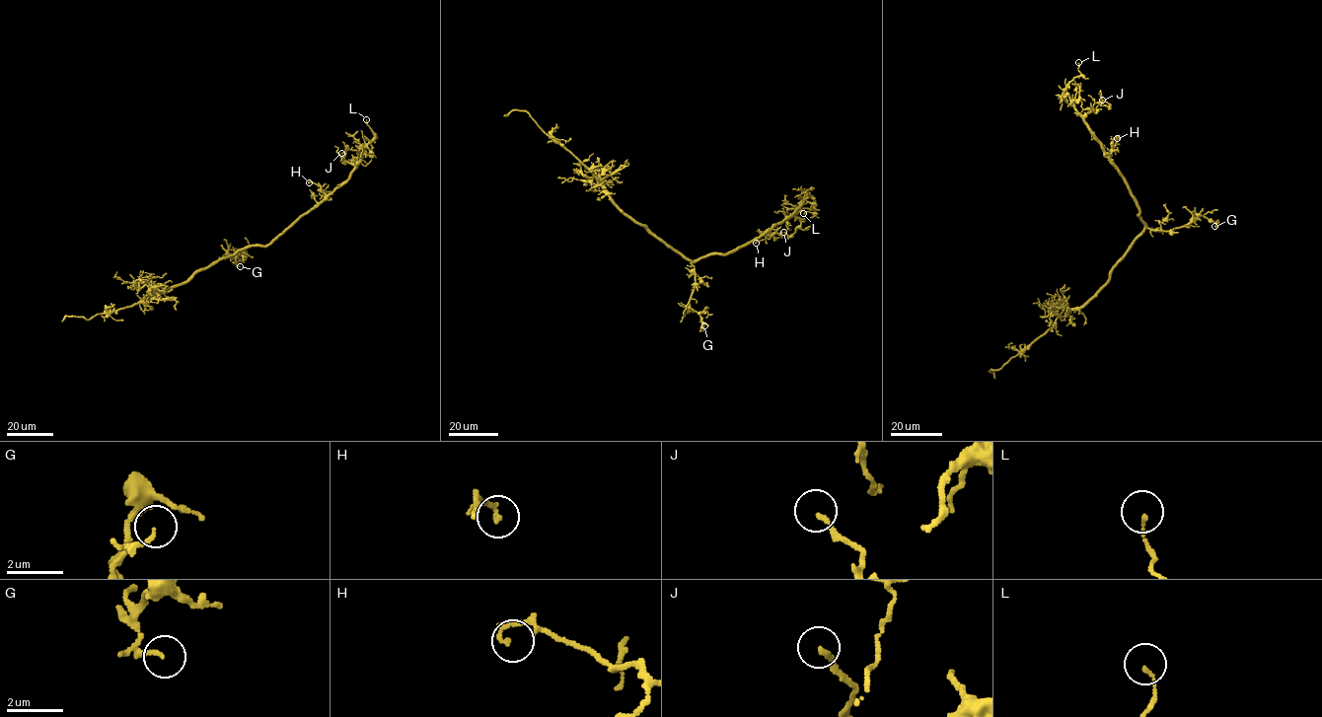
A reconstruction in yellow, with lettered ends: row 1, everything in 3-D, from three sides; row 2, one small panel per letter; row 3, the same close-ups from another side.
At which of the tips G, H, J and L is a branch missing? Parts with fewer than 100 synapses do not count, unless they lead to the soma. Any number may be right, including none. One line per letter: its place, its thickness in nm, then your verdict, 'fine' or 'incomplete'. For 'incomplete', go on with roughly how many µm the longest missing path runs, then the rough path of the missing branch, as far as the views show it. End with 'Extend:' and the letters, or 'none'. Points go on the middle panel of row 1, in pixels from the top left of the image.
G: at (704, 325); 140 nm thick; fine
H: at (756, 243); 150 nm thick; fine
J: at (783, 232); 160 nm thick; fine
L: at (803, 213); 110 nm thick; fine
Extend: none

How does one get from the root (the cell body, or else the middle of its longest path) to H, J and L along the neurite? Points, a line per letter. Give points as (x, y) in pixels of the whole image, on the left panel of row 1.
H: (223, 257), (249, 246), (270, 244), (300, 217), (327, 199), (320, 185), (309, 182)
J: (223, 257), (249, 246), (270, 244), (342, 184), (354, 169), (351, 164), (357, 159), (346, 161), (341, 153)
L: (223, 257), (249, 246), (270, 244), (342, 184), (359, 161), (362, 149), (375, 137), (366, 119)

